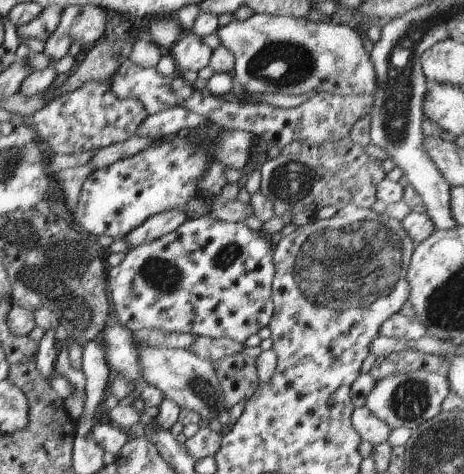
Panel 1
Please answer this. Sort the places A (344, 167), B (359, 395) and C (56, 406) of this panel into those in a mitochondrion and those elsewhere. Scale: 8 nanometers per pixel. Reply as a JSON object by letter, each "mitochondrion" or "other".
{"A":"other","B":"other","C":"other"}

